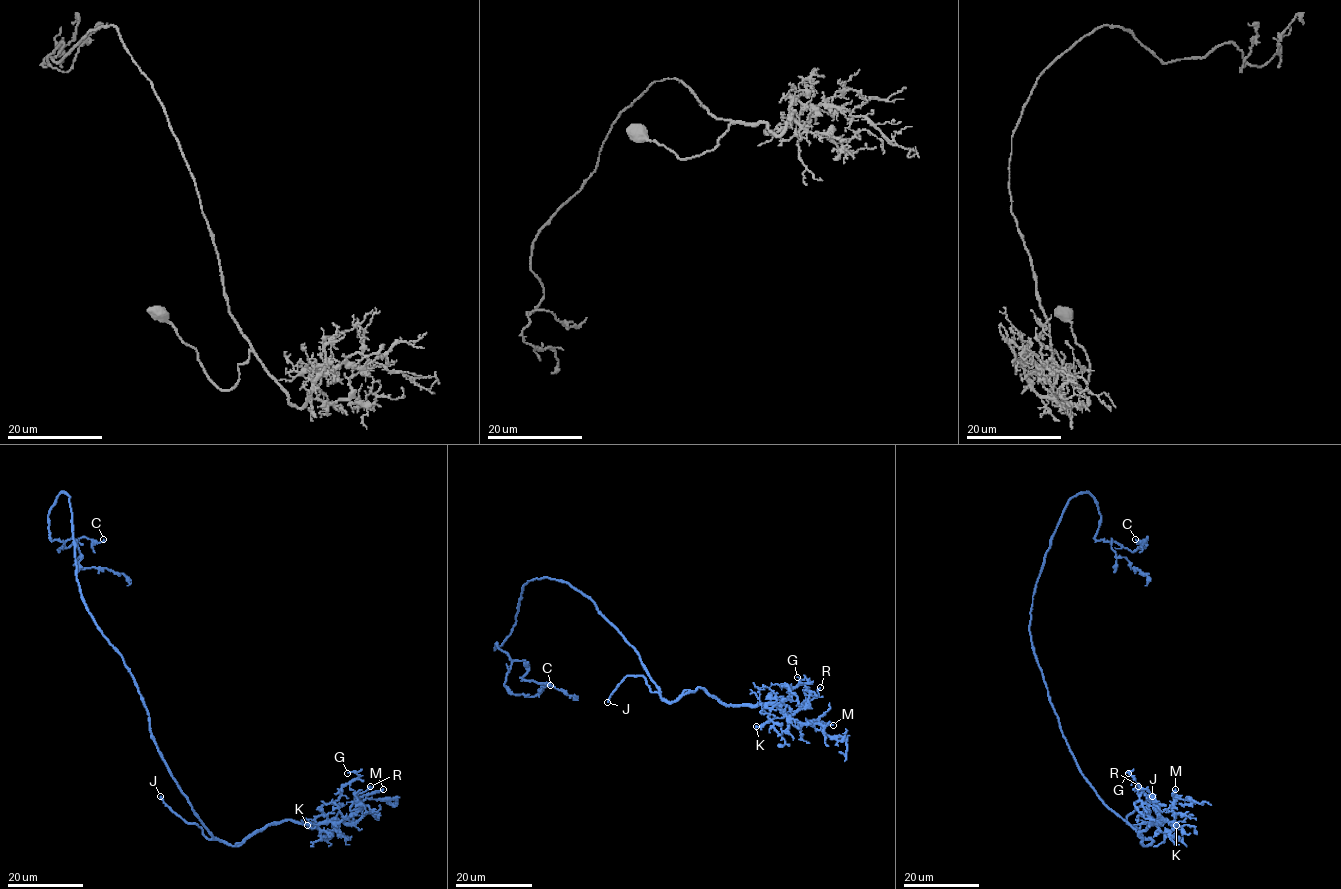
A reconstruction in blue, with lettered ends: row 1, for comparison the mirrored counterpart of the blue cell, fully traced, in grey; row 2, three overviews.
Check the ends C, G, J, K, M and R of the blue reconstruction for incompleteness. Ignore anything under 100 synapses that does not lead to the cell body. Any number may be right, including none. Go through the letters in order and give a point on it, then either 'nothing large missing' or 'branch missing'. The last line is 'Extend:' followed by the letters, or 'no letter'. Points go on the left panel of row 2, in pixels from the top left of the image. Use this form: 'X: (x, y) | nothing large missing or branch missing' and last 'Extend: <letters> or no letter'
C: (103, 539) | nothing large missing
G: (347, 773) | nothing large missing
J: (160, 796) | branch missing
K: (307, 825) | nothing large missing
M: (383, 789) | nothing large missing
R: (370, 786) | nothing large missing
Extend: J

